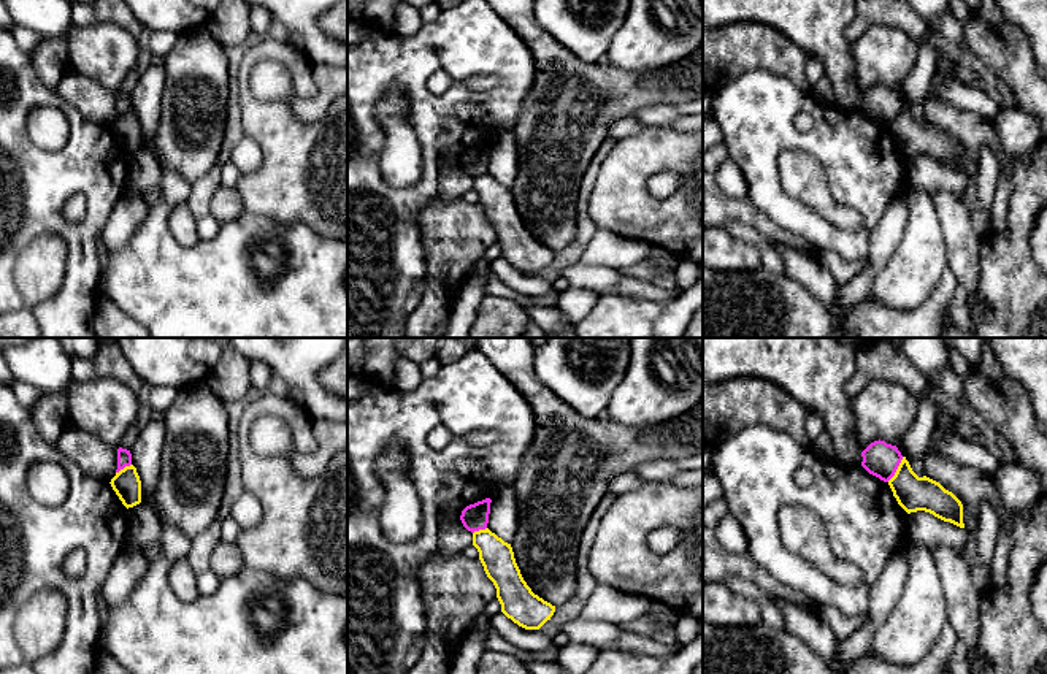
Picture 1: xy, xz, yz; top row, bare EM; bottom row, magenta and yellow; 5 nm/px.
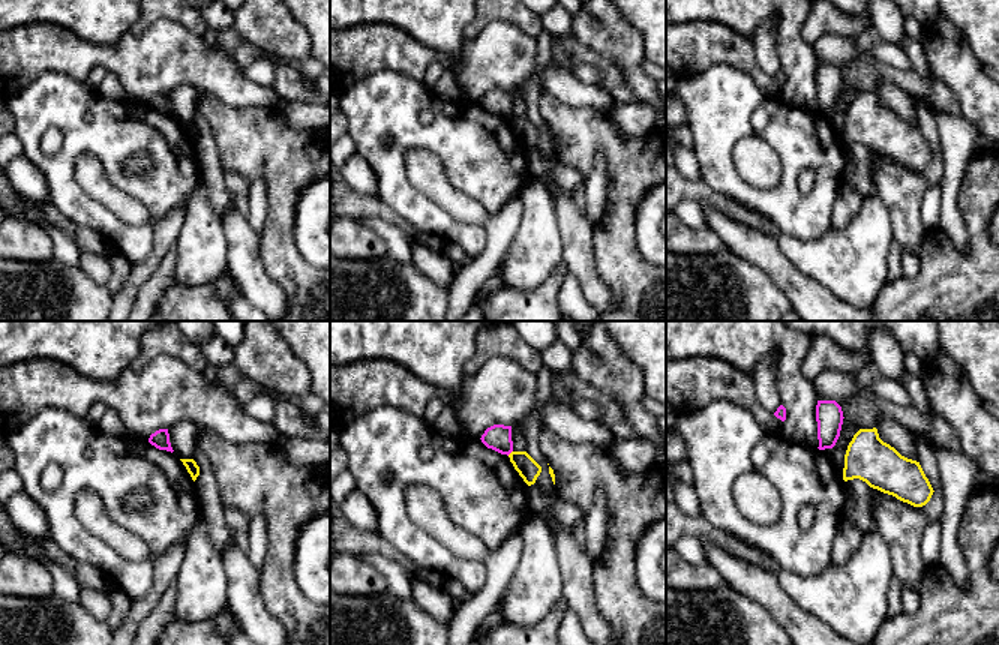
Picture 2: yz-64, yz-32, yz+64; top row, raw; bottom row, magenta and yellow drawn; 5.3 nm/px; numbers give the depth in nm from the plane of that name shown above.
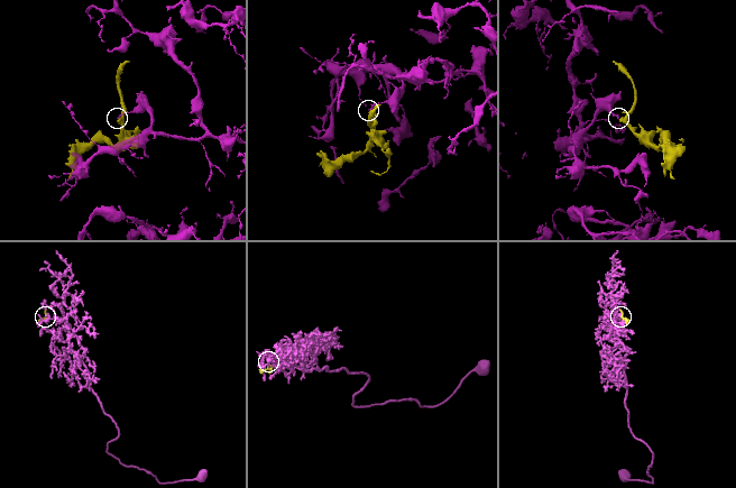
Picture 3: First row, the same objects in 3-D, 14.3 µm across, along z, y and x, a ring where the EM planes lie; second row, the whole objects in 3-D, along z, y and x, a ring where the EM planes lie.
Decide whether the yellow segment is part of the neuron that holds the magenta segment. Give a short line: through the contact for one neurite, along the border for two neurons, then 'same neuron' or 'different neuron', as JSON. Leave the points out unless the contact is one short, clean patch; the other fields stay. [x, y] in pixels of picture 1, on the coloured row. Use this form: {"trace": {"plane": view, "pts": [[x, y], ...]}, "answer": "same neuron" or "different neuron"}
{"trace": {"plane": "yz", "pts": [[903, 457], [897, 471], [887, 481]]}, "answer": "different neuron"}

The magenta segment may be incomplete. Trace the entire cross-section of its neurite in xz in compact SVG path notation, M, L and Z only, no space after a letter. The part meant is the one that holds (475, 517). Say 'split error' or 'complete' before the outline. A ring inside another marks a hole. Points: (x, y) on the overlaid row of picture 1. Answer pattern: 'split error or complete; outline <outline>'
complete; outline M485 498L482 501L466 506L462 511L460 520L468 531L474 533L487 528L490 503L492 500Z

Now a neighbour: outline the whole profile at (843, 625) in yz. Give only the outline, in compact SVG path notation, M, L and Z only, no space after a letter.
M826 606L822 609L822 612L826 625L833 630L839 641L847 639L868 620L868 614L863 617L850 617L834 606Z

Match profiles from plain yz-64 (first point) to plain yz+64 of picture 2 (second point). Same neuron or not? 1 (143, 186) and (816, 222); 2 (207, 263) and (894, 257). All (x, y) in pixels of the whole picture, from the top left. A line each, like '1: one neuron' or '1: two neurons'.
1: one neuron
2: two neurons

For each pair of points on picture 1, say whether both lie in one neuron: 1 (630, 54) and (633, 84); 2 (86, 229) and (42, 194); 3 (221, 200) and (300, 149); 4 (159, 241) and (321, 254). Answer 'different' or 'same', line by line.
1: different
2: same
3: different
4: same

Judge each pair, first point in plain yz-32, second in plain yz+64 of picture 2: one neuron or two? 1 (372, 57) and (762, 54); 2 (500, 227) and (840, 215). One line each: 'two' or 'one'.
1: two
2: one

